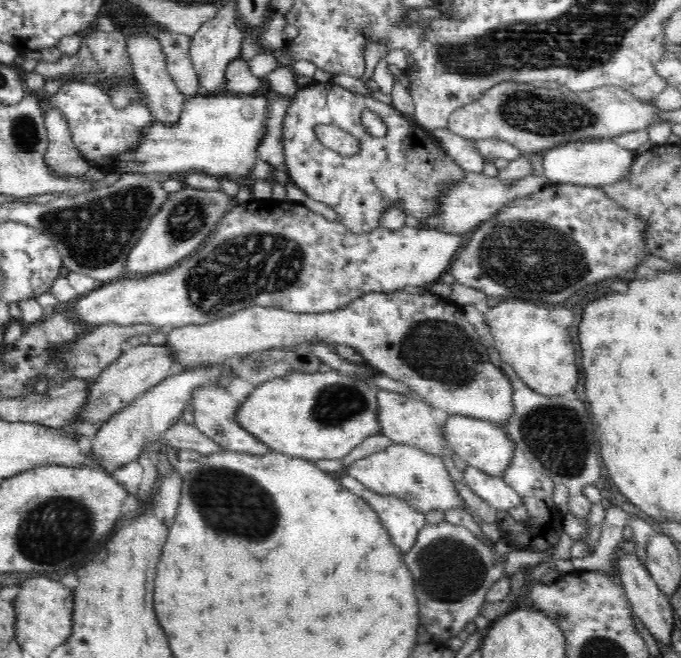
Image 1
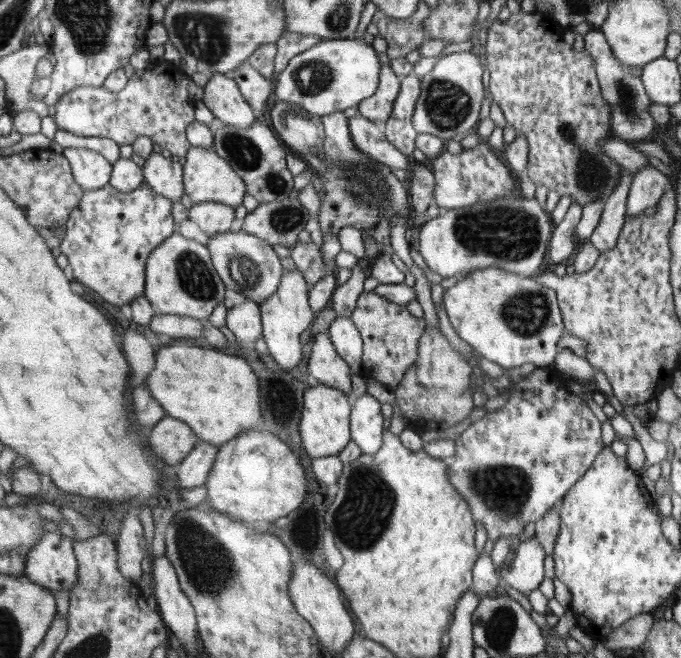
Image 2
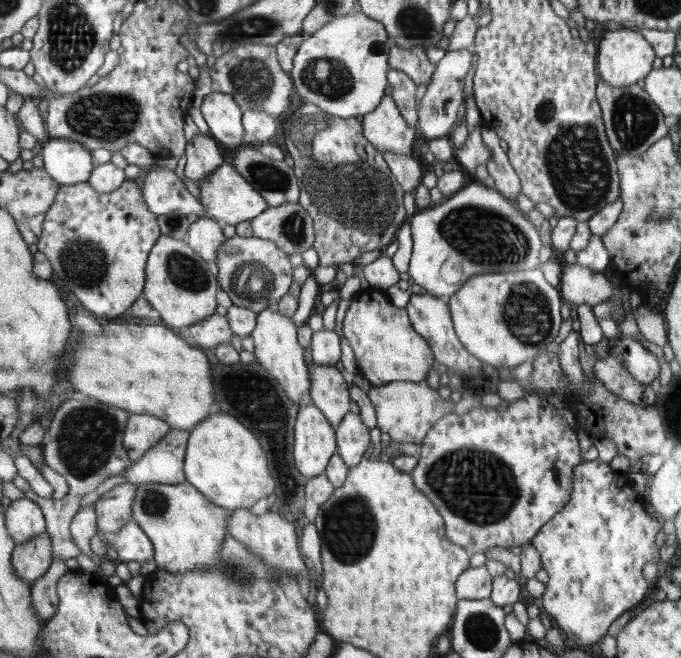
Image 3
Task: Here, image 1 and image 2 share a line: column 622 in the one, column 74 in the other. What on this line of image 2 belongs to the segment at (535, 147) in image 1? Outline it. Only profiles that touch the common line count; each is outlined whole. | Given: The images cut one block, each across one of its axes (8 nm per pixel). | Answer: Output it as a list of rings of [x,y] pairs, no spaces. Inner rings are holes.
[[[150,59],[148,66],[141,72],[130,71],[128,79],[127,85],[118,93],[109,92],[103,86],[80,86],[66,93],[56,105],[54,118],[58,130],[75,134],[76,137],[112,139],[119,145],[132,144],[139,137],[148,137],[171,158],[183,160],[190,148],[189,140],[186,140],[186,130],[194,120],[194,102],[188,98],[188,78],[184,76],[184,72],[180,72],[180,67],[168,60]]]

